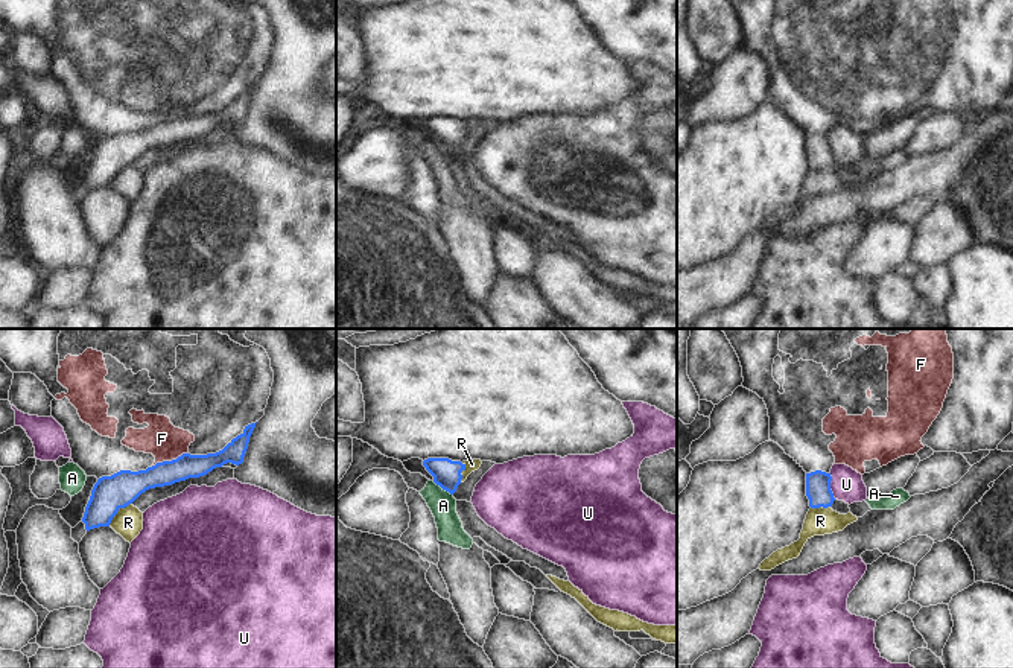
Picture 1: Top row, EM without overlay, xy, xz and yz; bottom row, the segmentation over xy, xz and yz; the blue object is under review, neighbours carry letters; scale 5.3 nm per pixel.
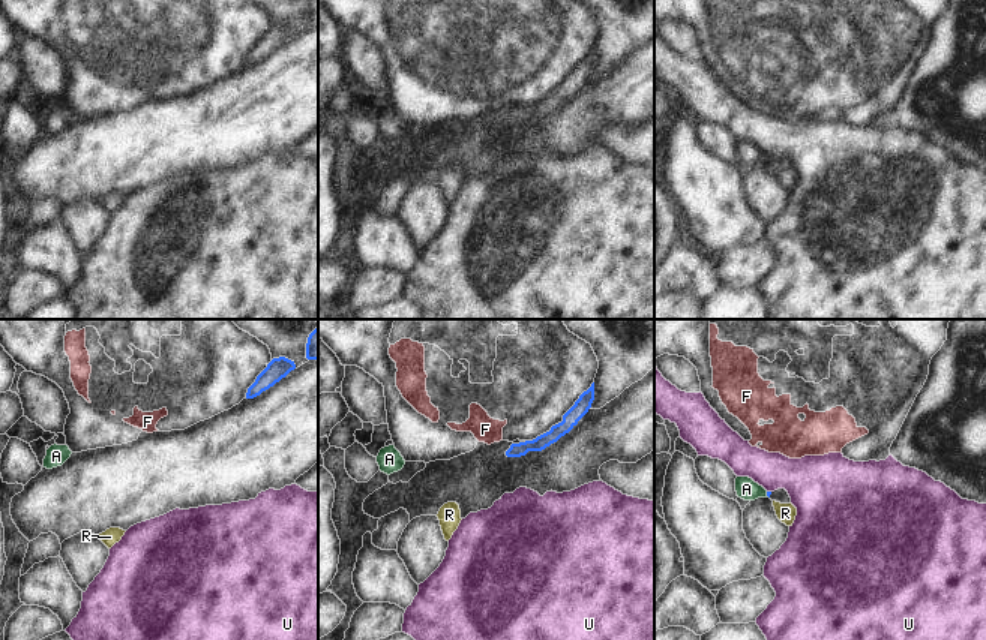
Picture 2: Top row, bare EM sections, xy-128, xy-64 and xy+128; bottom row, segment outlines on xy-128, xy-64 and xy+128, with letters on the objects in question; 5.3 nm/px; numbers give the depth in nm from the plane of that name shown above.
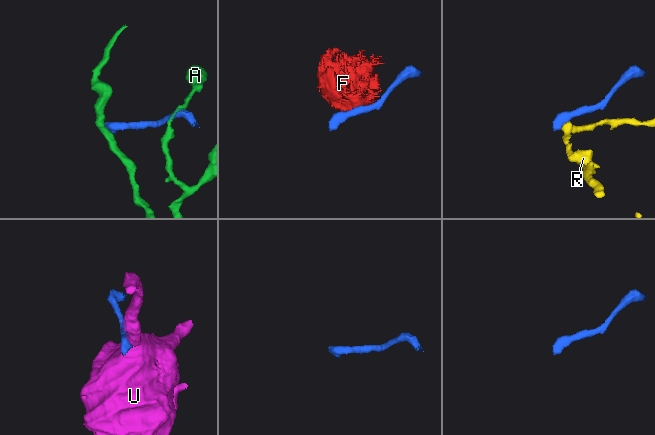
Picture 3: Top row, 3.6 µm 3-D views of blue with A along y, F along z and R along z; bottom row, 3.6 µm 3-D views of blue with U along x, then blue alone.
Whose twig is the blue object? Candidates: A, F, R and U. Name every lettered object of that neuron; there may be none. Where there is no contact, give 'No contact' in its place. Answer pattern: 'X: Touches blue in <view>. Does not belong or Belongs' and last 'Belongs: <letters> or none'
A: Touches blue in xz. Does not belong
F: Touches blue in xy. Does not belong
R: Touches blue in xy. Does not belong
U: Touches blue in yz. Does not belong
Belongs: none

